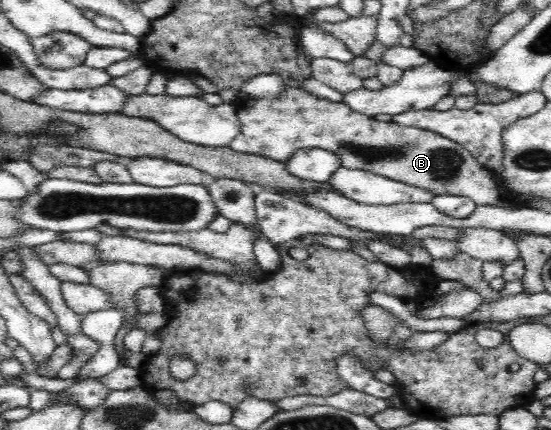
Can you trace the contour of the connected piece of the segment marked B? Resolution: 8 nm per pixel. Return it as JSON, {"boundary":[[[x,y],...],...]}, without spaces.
{"boundary":[[[285,86],[285,92],[279,98],[249,98],[236,102],[237,118],[240,122],[240,131],[230,147],[237,152],[258,154],[268,159],[285,162],[291,155],[303,148],[322,148],[334,152],[341,159],[345,168],[363,170],[410,184],[417,188],[426,188],[435,195],[449,194],[472,198],[476,204],[497,205],[501,207],[523,207],[523,204],[514,204],[498,191],[491,170],[482,164],[463,146],[438,132],[423,130],[413,126],[403,126],[388,118],[375,118],[357,112],[343,101],[331,102],[319,98],[304,88]]]}

